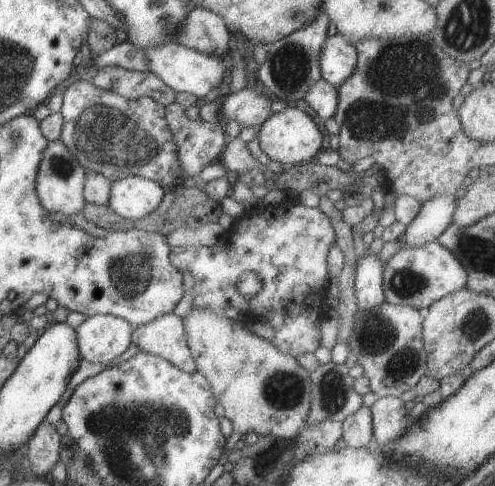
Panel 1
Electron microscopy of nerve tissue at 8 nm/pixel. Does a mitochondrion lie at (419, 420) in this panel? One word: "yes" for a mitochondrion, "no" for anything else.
no

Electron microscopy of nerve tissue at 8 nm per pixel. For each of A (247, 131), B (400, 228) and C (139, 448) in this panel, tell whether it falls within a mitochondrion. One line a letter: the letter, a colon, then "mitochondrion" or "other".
A: other
B: other
C: mitochondrion

